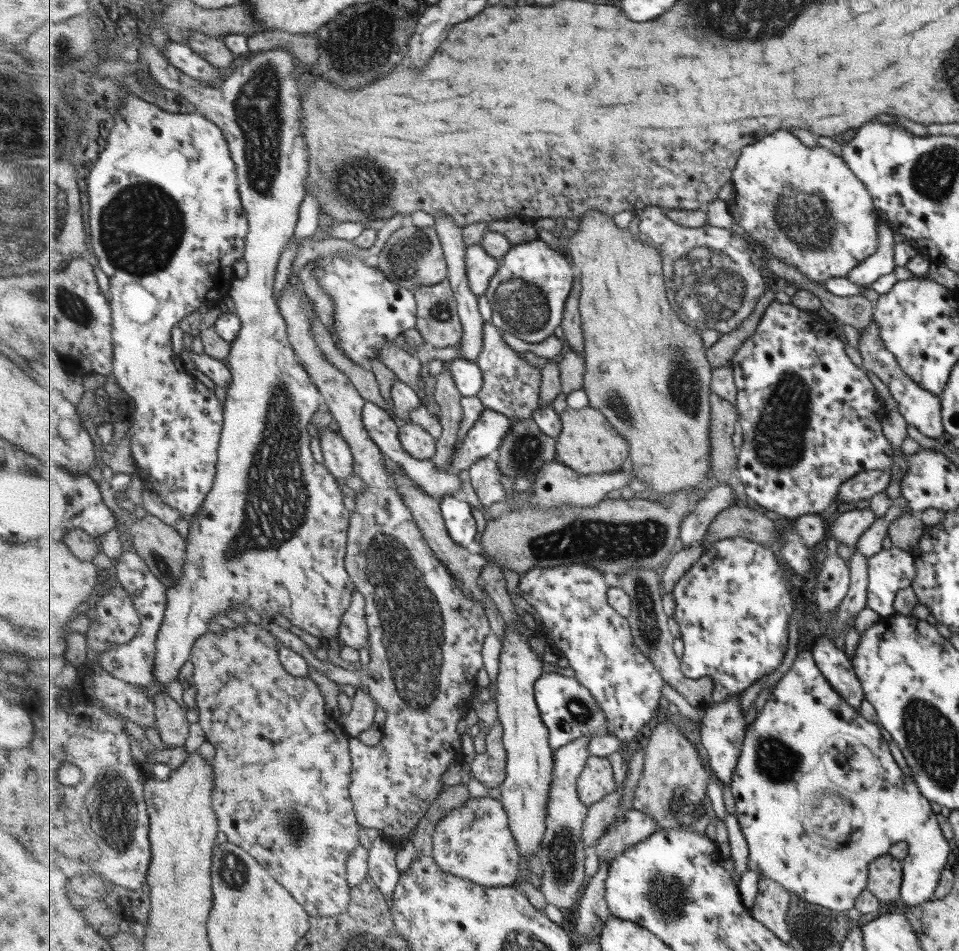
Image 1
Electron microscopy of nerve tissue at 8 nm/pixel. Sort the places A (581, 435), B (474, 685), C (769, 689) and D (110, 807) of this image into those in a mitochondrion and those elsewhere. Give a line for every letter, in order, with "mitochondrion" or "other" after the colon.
A: other
B: other
C: other
D: mitochondrion

